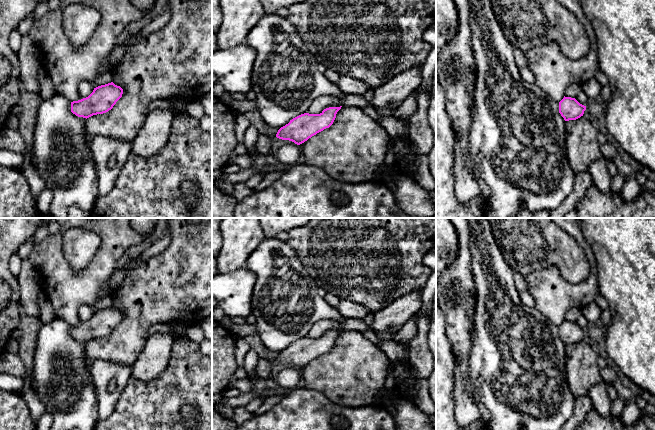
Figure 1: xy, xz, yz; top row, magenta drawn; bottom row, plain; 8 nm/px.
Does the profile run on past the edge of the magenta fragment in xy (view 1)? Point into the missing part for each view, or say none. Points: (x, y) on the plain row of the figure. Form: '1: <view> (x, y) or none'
1: none

